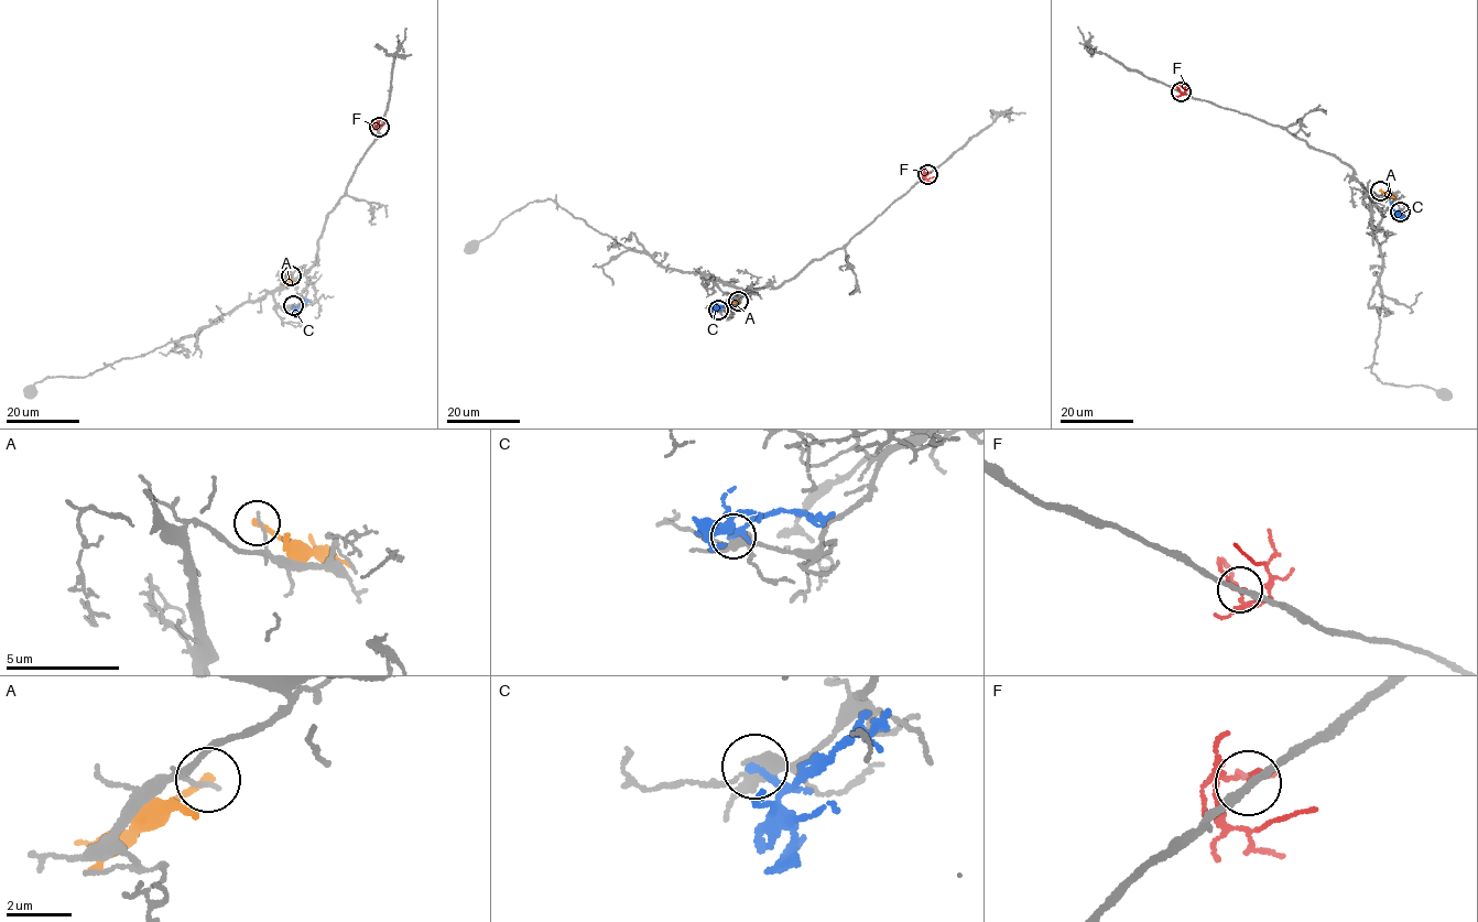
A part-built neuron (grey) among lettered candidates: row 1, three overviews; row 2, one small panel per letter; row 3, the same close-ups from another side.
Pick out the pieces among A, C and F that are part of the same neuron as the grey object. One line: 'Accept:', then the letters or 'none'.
Accept: none

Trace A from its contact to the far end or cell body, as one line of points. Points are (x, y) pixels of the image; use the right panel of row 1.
A: (1380, 191), (1397, 197)

